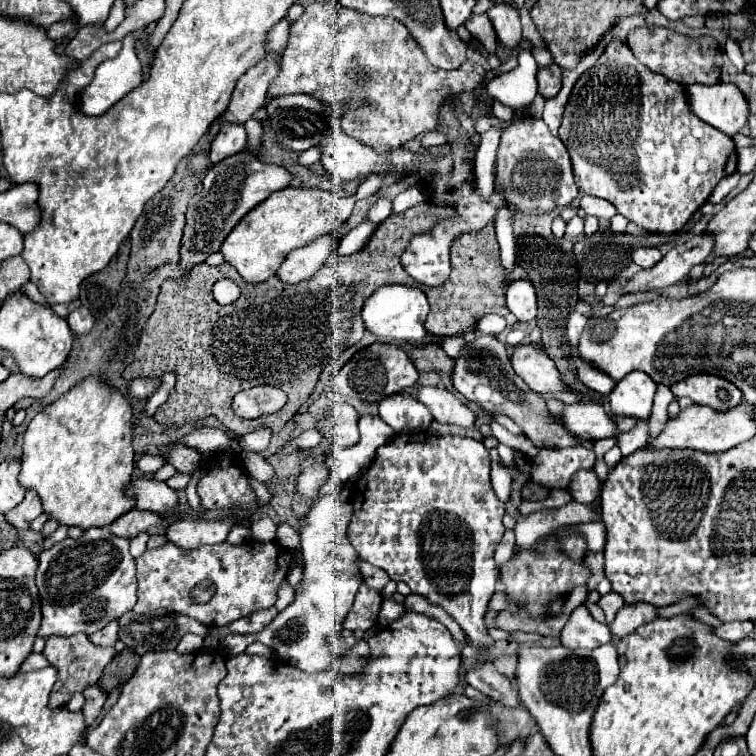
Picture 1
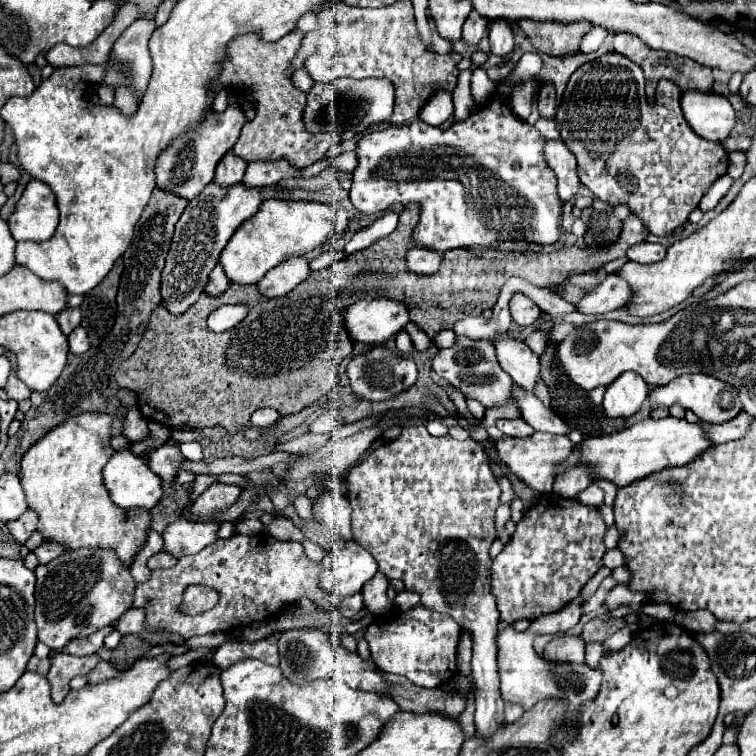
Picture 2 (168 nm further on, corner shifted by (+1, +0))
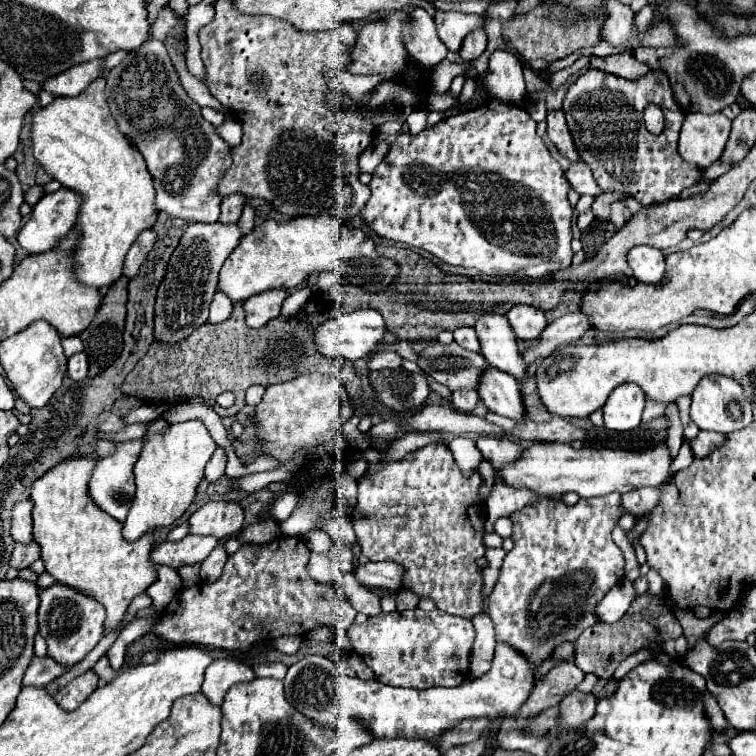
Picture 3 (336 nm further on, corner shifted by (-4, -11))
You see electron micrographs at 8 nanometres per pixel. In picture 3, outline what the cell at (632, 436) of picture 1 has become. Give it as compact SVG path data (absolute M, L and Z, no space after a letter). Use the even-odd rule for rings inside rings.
M707 375L699 381L699 385L693 391L693 403L691 403L691 419L697 423L699 429L705 431L717 431L717 433L731 433L737 429L747 427L753 421L751 413L751 401L747 399L743 387L731 377L725 375Z

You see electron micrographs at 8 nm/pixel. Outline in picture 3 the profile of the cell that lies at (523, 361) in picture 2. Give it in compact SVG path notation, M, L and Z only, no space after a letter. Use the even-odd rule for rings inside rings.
M497 313L481 315L475 323L475 331L481 343L481 355L487 359L487 363L501 371L507 371L515 379L525 377L527 367L523 367L515 333L511 331L511 325L507 323L505 315Z

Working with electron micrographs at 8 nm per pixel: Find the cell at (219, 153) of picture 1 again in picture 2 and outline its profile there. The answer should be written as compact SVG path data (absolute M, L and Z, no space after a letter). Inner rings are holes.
M232 150L226 152L218 166L216 166L216 182L222 184L222 186L230 186L230 184L236 184L242 180L244 176L244 170L246 170L246 160L242 160L240 156L236 156Z

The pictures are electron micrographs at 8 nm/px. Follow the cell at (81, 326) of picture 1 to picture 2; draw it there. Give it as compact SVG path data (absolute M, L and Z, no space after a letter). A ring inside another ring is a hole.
M78 326L78 328L72 330L72 334L68 336L68 342L70 342L70 352L74 352L74 354L82 354L90 346L88 334L86 334L86 330L82 326Z

